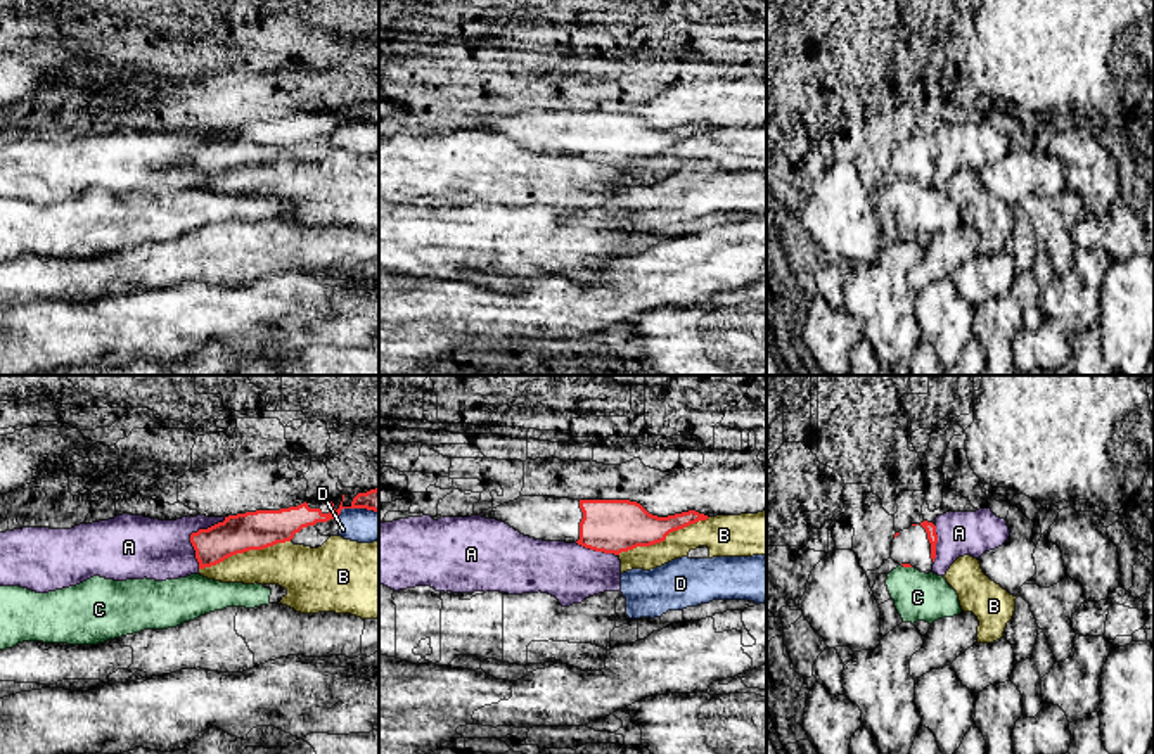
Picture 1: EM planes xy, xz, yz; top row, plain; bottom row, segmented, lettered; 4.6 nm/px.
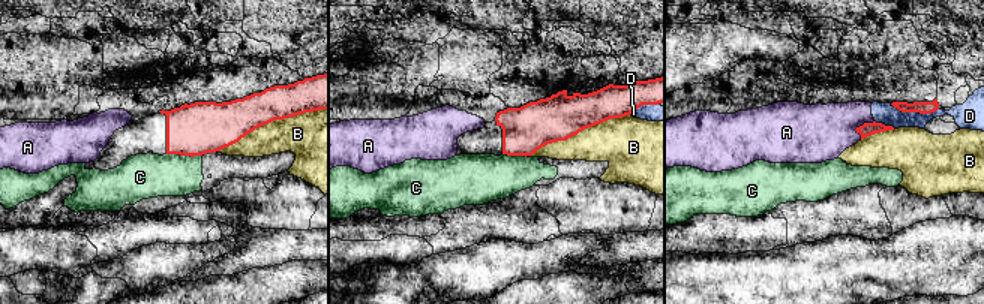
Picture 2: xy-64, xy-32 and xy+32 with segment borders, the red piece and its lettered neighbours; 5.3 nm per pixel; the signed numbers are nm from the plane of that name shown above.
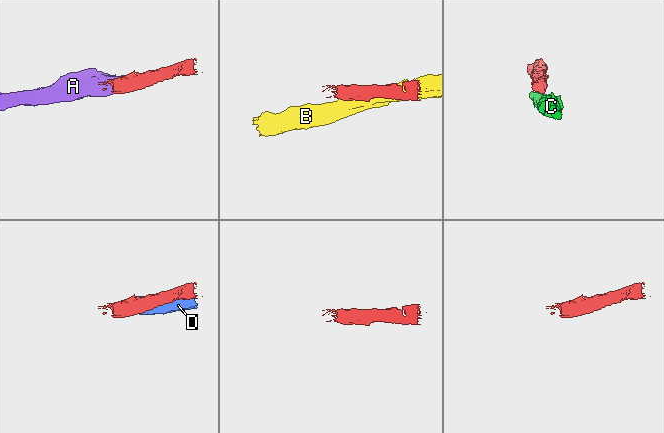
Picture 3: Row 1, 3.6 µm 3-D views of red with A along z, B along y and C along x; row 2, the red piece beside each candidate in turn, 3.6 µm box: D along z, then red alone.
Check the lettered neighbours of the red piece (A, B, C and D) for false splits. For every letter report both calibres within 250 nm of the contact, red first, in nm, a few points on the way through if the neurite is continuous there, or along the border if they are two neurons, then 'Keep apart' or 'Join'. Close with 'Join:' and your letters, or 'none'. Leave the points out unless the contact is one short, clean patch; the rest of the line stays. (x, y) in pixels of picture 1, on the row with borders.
A: Thickness 180 nm (red) against 300 nm. Boundary: xy (225, 517), (191, 535), (198, 568). Keep apart
B: Thickness 260 nm (red) against 150 nm. Keep apart
C: Thickness 20 nm (red) against 220 nm. Boundary: yz (902, 564), (910, 568). Keep apart
D: Thickness 110 nm (red) against 160 nm. Keep apart
Join: none

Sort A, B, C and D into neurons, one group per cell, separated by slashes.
A D / B / C

